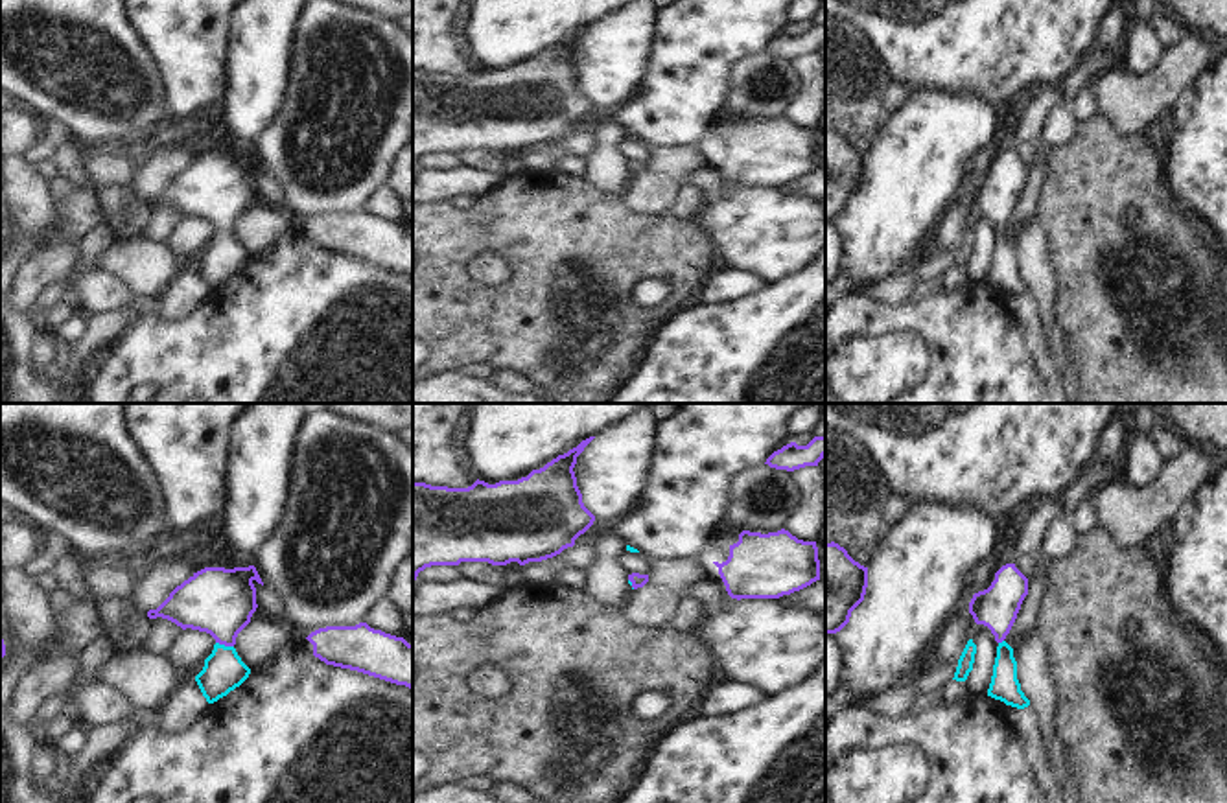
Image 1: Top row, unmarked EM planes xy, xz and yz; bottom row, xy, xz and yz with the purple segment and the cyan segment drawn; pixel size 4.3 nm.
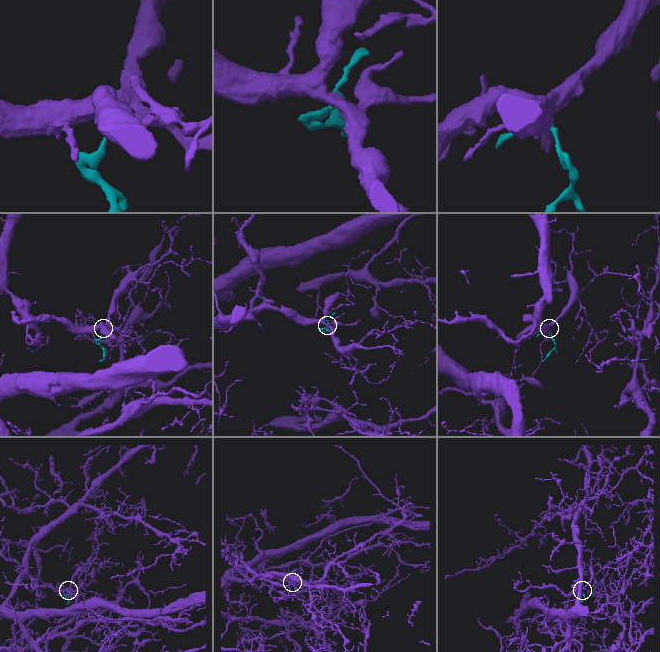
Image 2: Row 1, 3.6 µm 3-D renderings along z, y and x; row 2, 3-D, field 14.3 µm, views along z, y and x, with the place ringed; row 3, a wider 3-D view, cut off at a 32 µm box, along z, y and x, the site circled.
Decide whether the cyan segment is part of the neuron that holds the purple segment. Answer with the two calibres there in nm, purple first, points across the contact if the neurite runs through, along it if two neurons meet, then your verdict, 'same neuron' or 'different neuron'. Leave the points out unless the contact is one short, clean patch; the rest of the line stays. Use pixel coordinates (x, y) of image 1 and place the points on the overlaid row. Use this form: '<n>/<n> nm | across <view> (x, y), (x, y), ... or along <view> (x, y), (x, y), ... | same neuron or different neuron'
300/180 nm | across xy (218, 601), (223, 608), (225, 645), (223, 671) | same neuron

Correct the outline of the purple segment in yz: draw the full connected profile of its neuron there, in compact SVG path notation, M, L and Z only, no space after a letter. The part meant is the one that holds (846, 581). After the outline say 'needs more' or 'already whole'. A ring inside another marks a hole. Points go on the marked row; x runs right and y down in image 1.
M825 543L825 634L840 632L851 611L864 600L868 567L855 562L844 547Z; already whole

